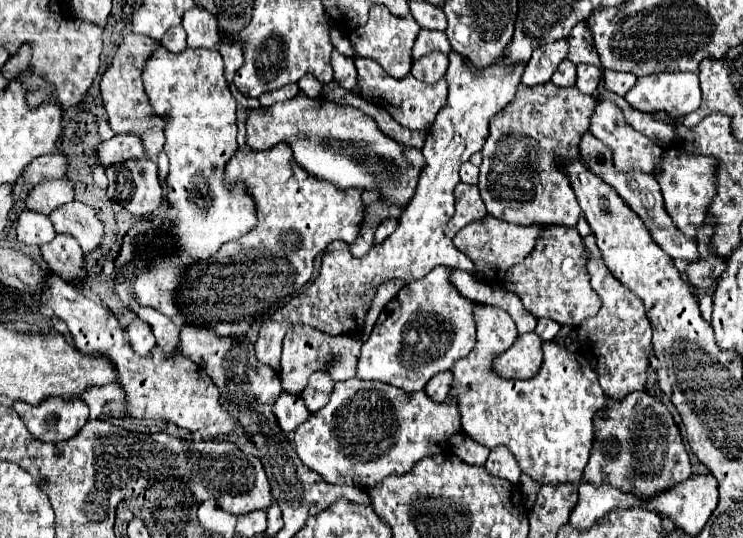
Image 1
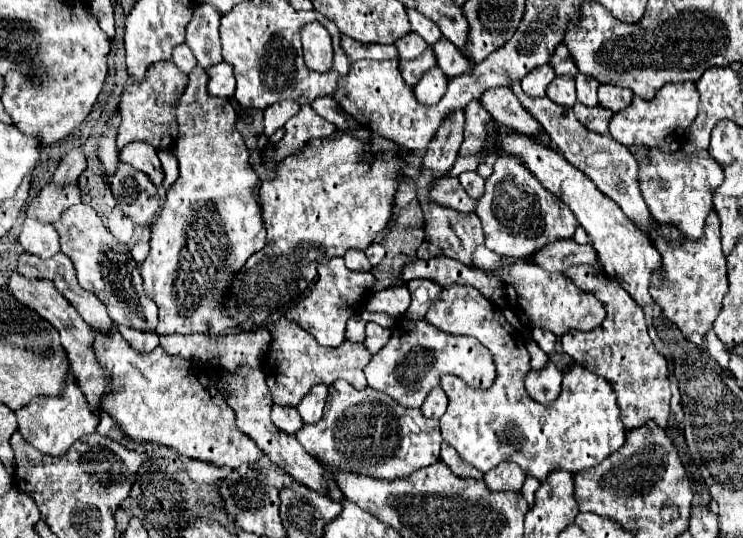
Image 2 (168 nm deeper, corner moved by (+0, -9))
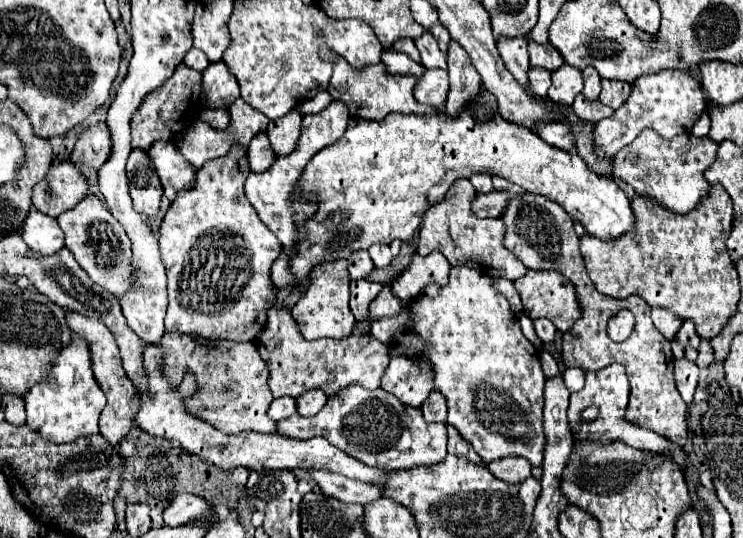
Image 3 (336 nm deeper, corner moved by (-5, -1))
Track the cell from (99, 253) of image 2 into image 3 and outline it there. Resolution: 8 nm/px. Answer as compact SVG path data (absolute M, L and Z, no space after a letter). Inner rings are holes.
M86 195L74 209L58 215L58 223L66 235L66 247L88 277L120 299L120 295L132 287L132 251L124 227L112 217L108 207L96 195Z

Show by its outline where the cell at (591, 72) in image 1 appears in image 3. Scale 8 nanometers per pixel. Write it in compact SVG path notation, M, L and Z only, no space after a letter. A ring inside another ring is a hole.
M586 67L582 71L582 75L584 75L584 89L582 89L582 93L588 99L598 99L598 95L600 95L600 75L598 75L598 71L594 71L592 67Z

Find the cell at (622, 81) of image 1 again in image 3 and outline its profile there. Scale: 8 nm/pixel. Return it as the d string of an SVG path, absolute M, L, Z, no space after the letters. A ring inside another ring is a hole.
M602 79L602 93L600 101L612 109L618 109L630 95L630 85L624 81L612 81L612 79Z

